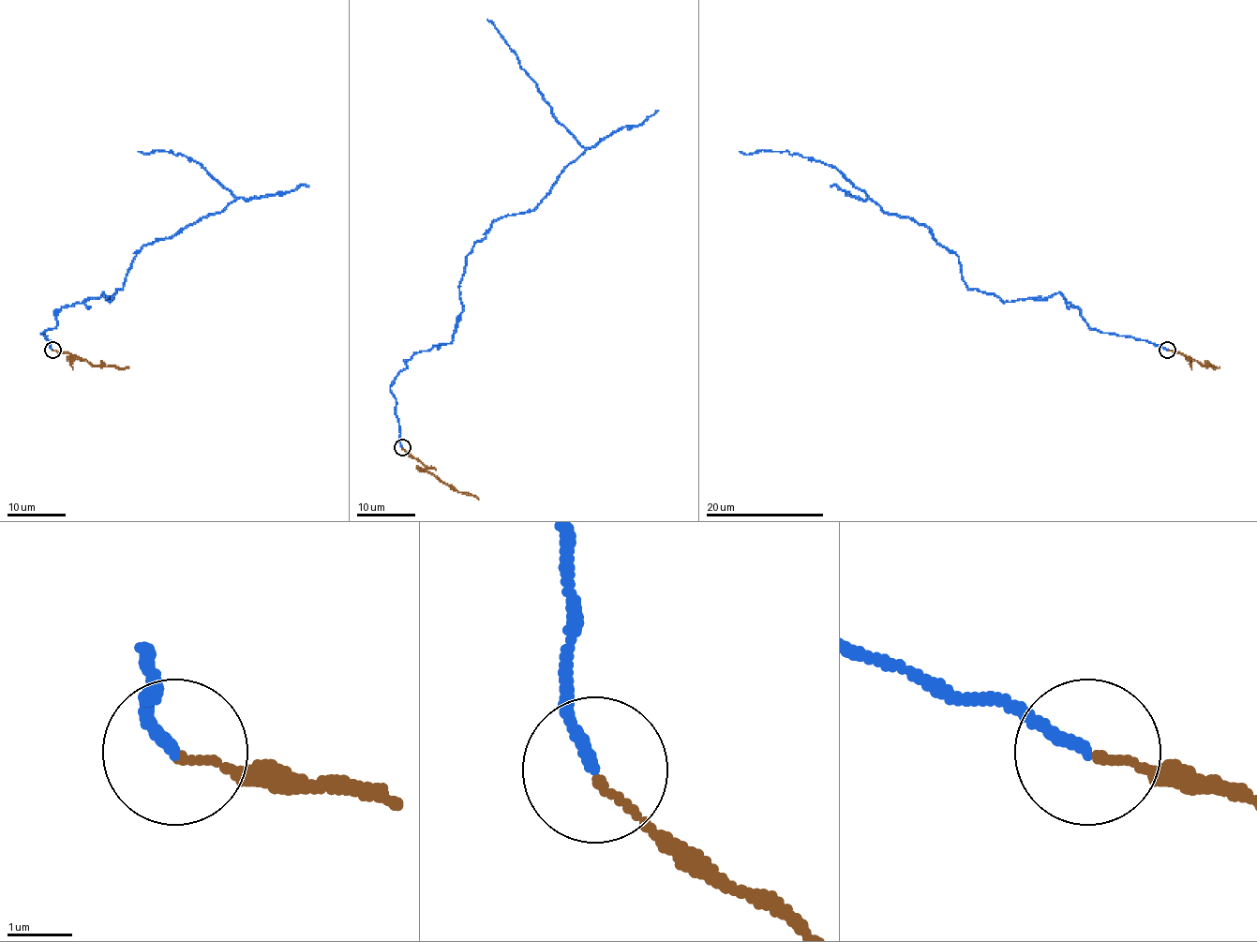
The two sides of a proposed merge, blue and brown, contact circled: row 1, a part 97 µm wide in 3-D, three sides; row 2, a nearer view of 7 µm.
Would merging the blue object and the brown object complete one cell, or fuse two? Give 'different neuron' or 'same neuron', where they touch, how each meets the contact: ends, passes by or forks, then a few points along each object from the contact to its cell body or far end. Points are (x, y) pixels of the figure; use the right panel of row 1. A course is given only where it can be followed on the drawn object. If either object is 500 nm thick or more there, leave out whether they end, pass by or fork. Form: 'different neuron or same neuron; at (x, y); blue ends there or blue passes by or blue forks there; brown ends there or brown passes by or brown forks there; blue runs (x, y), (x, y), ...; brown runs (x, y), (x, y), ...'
different neuron; at (1167, 350); blue ends there; brown ends there; blue runs (1168, 351), (1091, 330), (1058, 292), (1003, 302), (968, 289), (932, 231), (839, 171), (739, 151); brown runs (1168, 351), (1179, 351), (1202, 365), (1219, 366)

